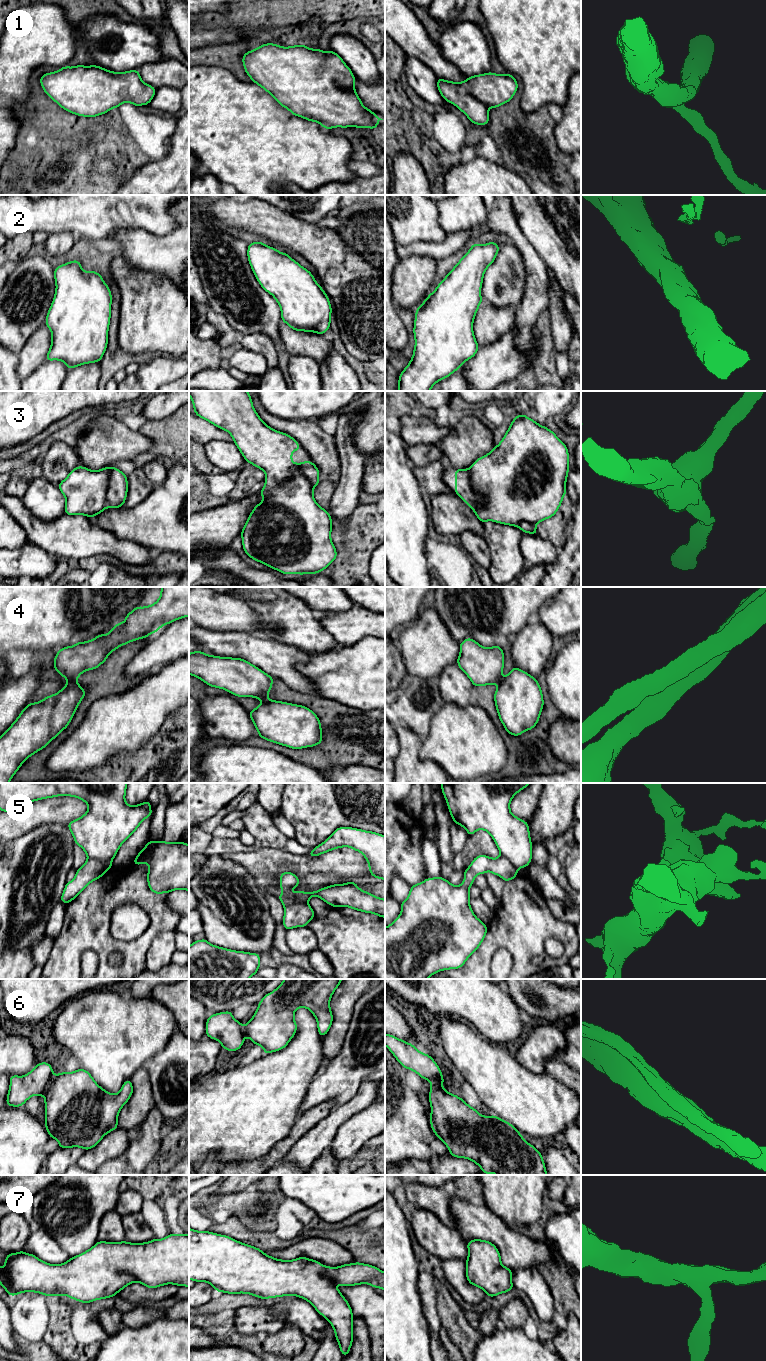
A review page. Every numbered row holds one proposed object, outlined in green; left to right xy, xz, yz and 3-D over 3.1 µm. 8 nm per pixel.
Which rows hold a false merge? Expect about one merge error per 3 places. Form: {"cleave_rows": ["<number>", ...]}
{"cleave_rows": ["4", "5"]}

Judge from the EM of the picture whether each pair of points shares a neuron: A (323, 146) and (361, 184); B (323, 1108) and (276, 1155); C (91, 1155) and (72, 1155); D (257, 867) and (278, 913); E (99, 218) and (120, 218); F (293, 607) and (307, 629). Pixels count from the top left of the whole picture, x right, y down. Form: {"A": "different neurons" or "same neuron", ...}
{"A": "different neurons", "B": "same neuron", "C": "different neurons", "D": "different neurons", "E": "same neuron", "F": "same neuron"}

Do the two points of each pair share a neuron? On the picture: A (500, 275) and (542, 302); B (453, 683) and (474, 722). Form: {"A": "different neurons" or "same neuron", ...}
{"A": "different neurons", "B": "different neurons"}

